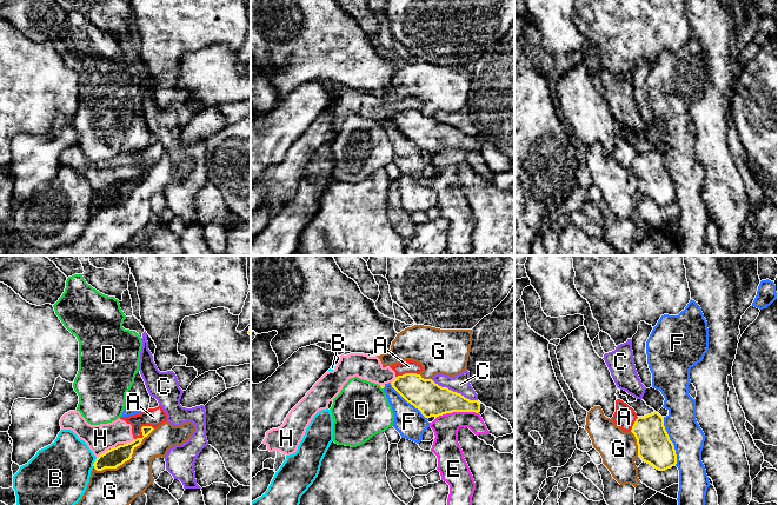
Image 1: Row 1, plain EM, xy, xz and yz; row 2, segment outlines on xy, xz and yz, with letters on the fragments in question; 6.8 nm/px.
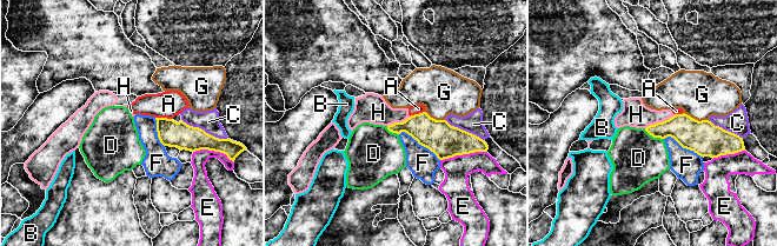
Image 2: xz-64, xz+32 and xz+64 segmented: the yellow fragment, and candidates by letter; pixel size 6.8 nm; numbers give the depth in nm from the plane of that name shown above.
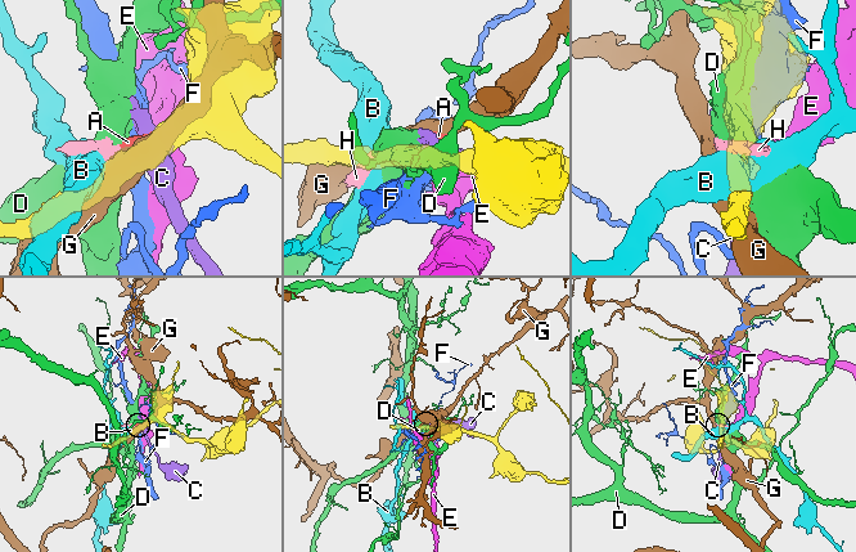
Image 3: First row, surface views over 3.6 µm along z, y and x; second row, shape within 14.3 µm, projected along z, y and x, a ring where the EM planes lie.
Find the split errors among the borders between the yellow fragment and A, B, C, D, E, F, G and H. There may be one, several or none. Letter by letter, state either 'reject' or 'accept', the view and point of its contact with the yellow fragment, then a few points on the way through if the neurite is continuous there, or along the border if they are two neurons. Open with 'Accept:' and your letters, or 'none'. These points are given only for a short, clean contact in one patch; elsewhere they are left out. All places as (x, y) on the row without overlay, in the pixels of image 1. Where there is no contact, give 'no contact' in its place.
Accept: none
A: reject; meets yellow in xy at (141, 166); border along xy (153, 164), (143, 163), (143, 172), (134, 175)
B: reject; meets yellow in xy at (94, 198)
C: reject; meets yellow in xz at (454, 128)
D: reject; meets yellow in xz at (381, 124)
E: reject; meets yellow in xz at (457, 147); border along xz (478, 148), (446, 148), (436, 154)
F: reject; meets yellow in yz at (671, 178)
G: reject; meets yellow in xy at (126, 197)
H: reject; meets yellow in xy at (102, 190); border along xy (108, 185), (97, 193)

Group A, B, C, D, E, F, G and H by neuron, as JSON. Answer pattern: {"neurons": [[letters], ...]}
{"neurons": [["A", "H"], ["B"], ["C"], ["D"], ["E"], ["F"], ["G"]]}

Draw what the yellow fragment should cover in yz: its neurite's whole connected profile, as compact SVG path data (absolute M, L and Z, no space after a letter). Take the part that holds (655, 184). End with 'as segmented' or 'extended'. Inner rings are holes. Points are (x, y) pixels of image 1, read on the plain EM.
M658 148L638 153L631 168L637 175L638 192L643 198L659 207L676 202L674 181L665 166L664 153Z | as segmented

